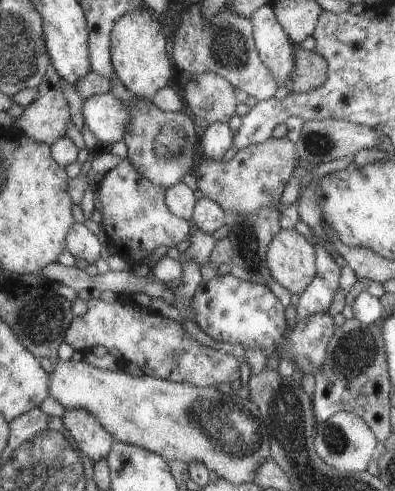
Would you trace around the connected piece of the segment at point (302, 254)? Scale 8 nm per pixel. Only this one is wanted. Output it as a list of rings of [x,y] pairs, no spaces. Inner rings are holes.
[[[280,229],[267,246],[271,279],[291,295],[301,294],[316,277],[316,247],[294,229]]]

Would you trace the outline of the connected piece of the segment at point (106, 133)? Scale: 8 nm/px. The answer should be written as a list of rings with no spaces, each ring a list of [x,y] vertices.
[[[111,92],[92,95],[83,102],[83,124],[103,146],[119,141],[129,125],[129,106]]]

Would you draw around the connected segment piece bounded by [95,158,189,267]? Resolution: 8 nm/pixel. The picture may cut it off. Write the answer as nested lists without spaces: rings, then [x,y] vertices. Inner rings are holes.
[[[126,158],[117,166],[102,172],[103,178],[96,184],[99,203],[101,203],[101,221],[108,243],[117,251],[122,260],[131,265],[141,266],[147,256],[158,246],[175,247],[177,242],[187,238],[189,222],[177,218],[165,205],[165,186],[156,186],[137,172]]]

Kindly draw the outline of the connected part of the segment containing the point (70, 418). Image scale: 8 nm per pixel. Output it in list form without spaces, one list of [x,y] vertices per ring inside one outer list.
[[[64,410],[63,427],[69,432],[74,446],[93,462],[107,458],[114,439],[100,422],[85,410]]]

